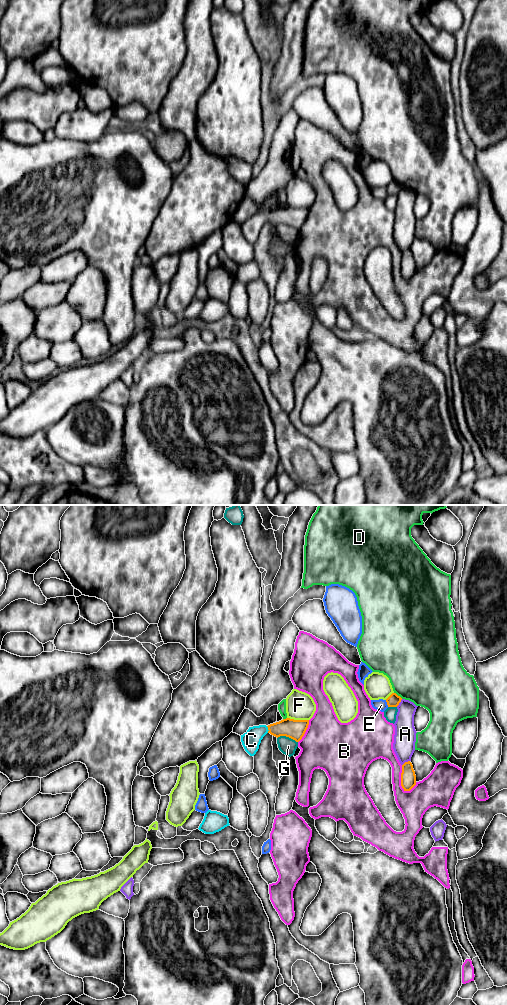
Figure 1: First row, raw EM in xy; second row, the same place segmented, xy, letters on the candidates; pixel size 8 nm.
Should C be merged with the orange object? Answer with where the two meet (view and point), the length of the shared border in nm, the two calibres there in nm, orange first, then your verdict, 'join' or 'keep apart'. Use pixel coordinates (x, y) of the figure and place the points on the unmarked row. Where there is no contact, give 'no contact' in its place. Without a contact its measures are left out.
xy (268, 217) | 60 nm | 160/150 nm | join

